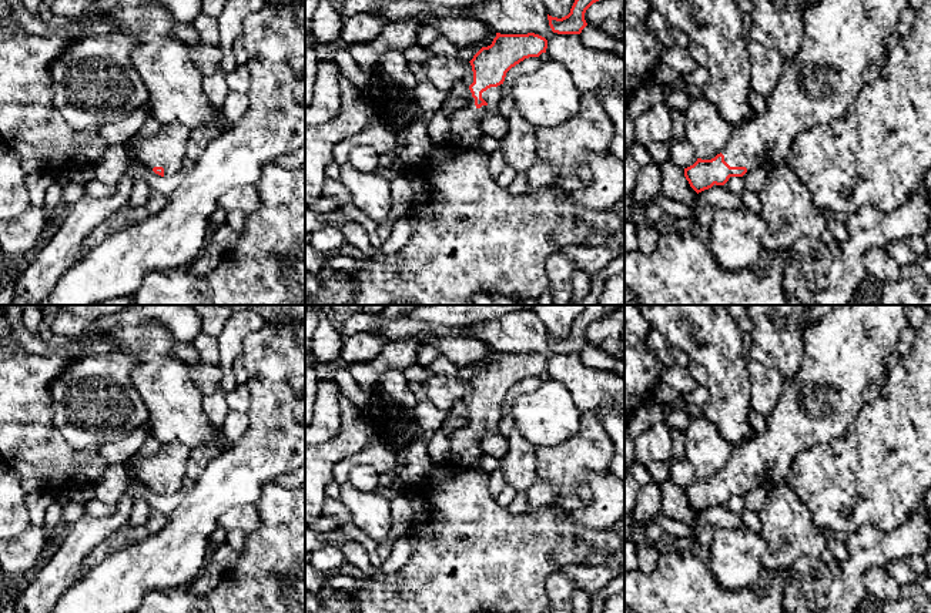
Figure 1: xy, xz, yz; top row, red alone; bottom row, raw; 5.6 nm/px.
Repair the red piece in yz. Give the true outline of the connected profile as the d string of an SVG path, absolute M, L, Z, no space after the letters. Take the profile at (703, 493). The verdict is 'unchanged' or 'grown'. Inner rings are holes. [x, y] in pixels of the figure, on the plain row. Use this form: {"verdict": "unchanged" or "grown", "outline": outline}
{"verdict": "grown", "outline": "M837 305L803 336L804 356L796 375L786 379L777 405L767 416L764 432L733 446L719 473L684 488L684 496L699 513L724 505L731 496L766 485L768 492L788 482L796 458L806 449L844 438L864 406L863 393L873 382L884 383L887 358L898 335L908 326L910 305Z"}

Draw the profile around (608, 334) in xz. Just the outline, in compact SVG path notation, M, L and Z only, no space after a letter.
M624 305L593 322L585 332L587 345L595 345L607 355L624 361Z

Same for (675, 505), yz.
M670 479L659 483L662 493L660 515L693 526L697 512L690 506L684 496L684 488L677 486Z

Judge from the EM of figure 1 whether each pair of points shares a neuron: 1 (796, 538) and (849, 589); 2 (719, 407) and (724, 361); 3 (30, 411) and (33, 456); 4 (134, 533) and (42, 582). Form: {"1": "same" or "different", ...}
{"1": "different", "2": "same", "3": "same", "4": "different"}

